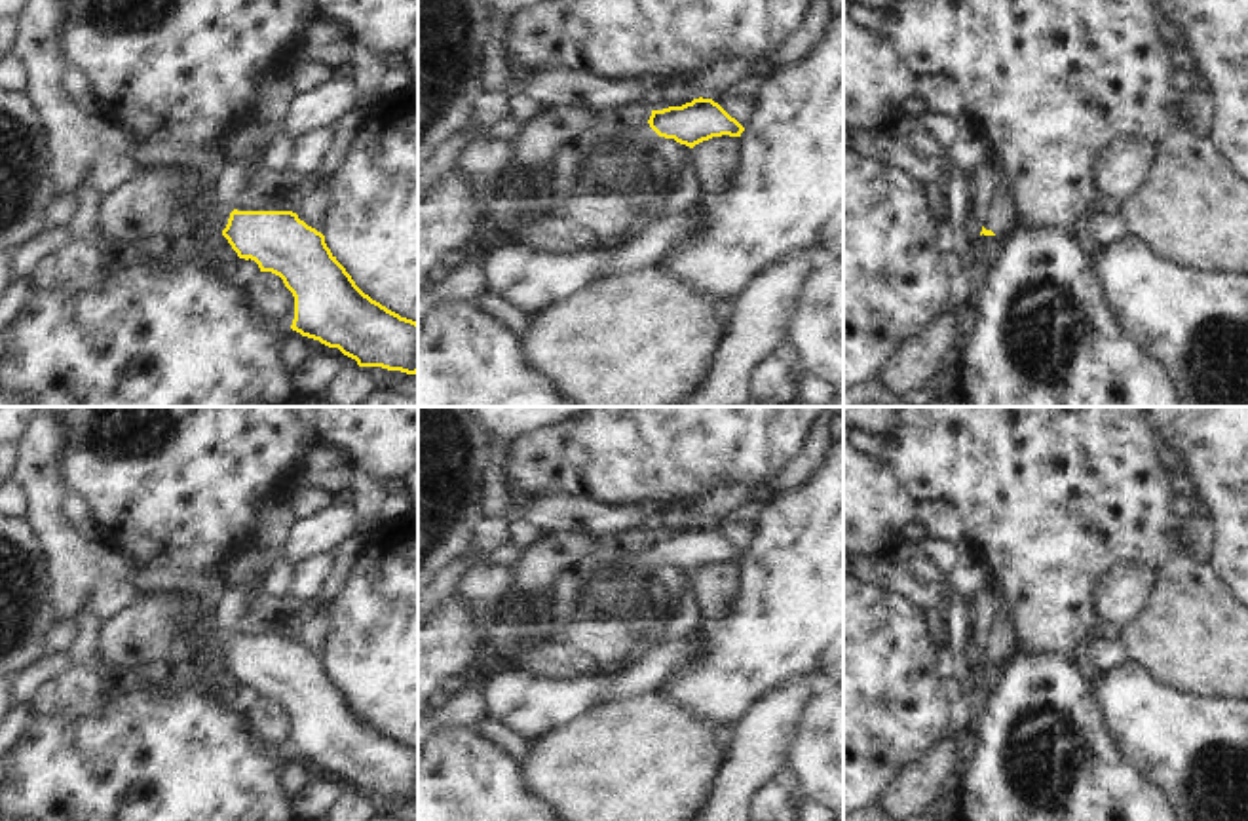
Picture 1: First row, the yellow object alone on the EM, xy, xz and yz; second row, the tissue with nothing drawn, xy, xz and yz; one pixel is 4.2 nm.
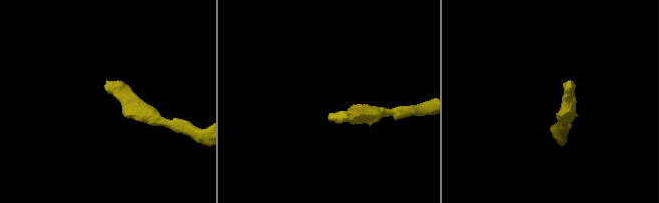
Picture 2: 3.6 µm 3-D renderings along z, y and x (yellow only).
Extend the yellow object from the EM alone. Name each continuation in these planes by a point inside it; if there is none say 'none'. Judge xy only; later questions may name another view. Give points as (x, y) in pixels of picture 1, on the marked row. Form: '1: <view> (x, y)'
1: xy (200, 194)

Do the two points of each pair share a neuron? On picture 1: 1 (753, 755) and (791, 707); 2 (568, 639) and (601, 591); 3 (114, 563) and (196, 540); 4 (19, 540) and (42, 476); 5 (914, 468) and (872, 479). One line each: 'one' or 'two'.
1: one
2: two
3: two
4: two
5: two

